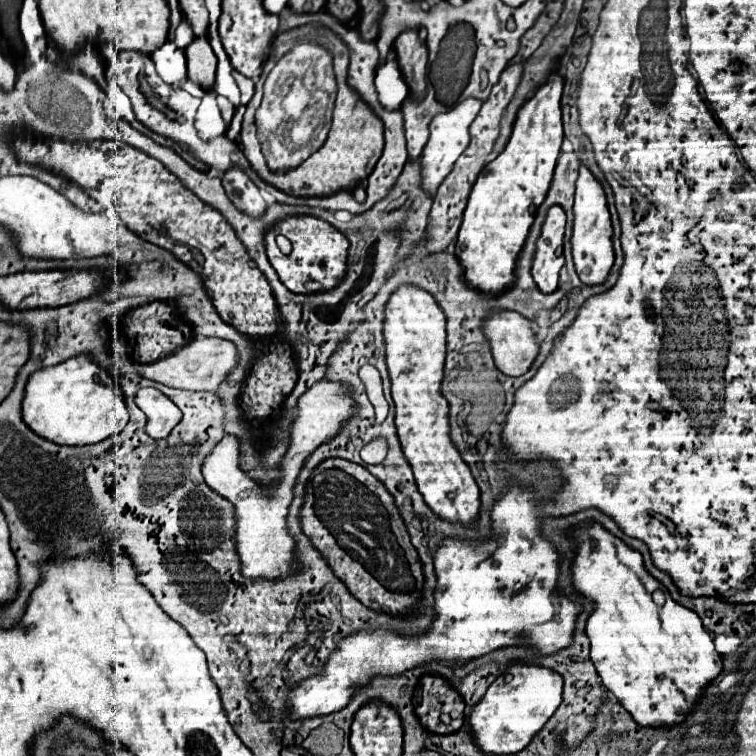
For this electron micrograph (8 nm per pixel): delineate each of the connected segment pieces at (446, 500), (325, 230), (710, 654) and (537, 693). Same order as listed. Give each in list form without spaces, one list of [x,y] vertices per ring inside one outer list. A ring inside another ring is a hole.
[[[400,287],[386,305],[386,363],[396,403],[396,427],[402,453],[414,471],[428,507],[452,523],[472,523],[480,509],[480,491],[470,467],[450,439],[448,401],[440,393],[446,357],[446,319],[438,303],[418,287]]]
[[[300,215],[300,217],[288,217],[280,223],[276,223],[276,229],[268,231],[266,235],[266,251],[272,267],[276,269],[280,281],[294,293],[322,293],[330,291],[336,285],[342,283],[346,277],[346,261],[348,261],[348,239],[340,235],[330,223],[324,223],[322,219]],[[276,235],[284,235],[292,243],[292,253],[284,255],[276,245]]]
[[[594,523],[594,525],[582,525],[582,527],[578,527],[578,529],[574,529],[574,533],[572,533],[572,535],[574,535],[574,541],[576,541],[576,545],[578,545],[578,553],[576,553],[576,559],[574,559],[574,563],[572,563],[572,581],[574,581],[574,587],[576,587],[576,591],[578,591],[578,593],[582,593],[582,595],[584,595],[584,597],[588,597],[588,599],[592,599],[592,601],[594,601],[594,613],[592,613],[592,615],[590,615],[590,619],[588,619],[588,625],[586,625],[586,633],[588,633],[588,639],[590,639],[590,659],[592,659],[592,663],[594,663],[594,667],[596,667],[596,671],[598,671],[598,675],[600,675],[600,679],[602,679],[602,685],[604,685],[604,687],[606,687],[606,689],[608,689],[608,691],[610,691],[610,693],[612,693],[612,695],[614,695],[614,697],[616,697],[616,699],[618,699],[618,701],[620,701],[620,705],[622,705],[622,707],[624,707],[624,709],[626,709],[626,711],[628,711],[628,713],[630,713],[630,715],[632,715],[632,719],[634,719],[634,721],[636,721],[636,723],[638,723],[638,725],[642,725],[642,727],[674,727],[674,725],[680,725],[680,723],[684,723],[684,721],[686,721],[686,717],[688,717],[688,715],[690,715],[690,711],[692,711],[692,709],[694,709],[694,707],[696,707],[696,703],[698,703],[698,701],[700,701],[700,697],[702,697],[702,695],[704,695],[704,689],[706,689],[706,687],[708,687],[708,685],[710,685],[710,683],[712,683],[712,681],[714,681],[714,679],[716,679],[716,677],[718,677],[718,675],[720,675],[720,673],[722,673],[722,657],[720,657],[720,653],[718,653],[718,651],[716,651],[716,649],[714,649],[714,641],[712,641],[712,637],[710,637],[710,635],[708,635],[708,631],[704,631],[704,625],[702,625],[702,623],[700,623],[700,617],[698,617],[698,615],[696,615],[696,613],[694,613],[694,611],[690,611],[690,609],[686,609],[686,607],[682,607],[682,605],[676,605],[676,601],[674,601],[674,599],[672,599],[672,597],[670,597],[670,595],[668,595],[668,591],[666,591],[666,589],[664,589],[664,585],[662,585],[662,583],[658,583],[658,581],[656,581],[656,579],[654,579],[654,577],[650,577],[650,575],[648,575],[648,571],[646,571],[646,569],[644,569],[644,563],[642,563],[642,555],[640,555],[640,553],[638,553],[638,551],[634,551],[634,549],[630,549],[630,547],[628,547],[628,545],[624,545],[624,543],[622,543],[622,541],[620,541],[620,539],[616,539],[616,537],[614,537],[614,535],[612,535],[612,533],[608,533],[608,531],[606,531],[606,529],[602,529],[602,527],[600,527],[600,525],[598,525],[598,523]],[[658,589],[662,589],[662,591],[666,591],[666,603],[664,603],[664,605],[656,605],[656,603],[654,603],[654,601],[652,601],[652,593],[654,593],[654,591],[658,591]]]
[[[514,663],[486,691],[482,701],[468,715],[468,729],[474,745],[486,755],[514,755],[546,725],[562,701],[562,677],[538,665]]]

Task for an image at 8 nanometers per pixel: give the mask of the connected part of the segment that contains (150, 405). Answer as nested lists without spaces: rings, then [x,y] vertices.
[[[154,387],[138,389],[134,401],[146,415],[146,433],[152,439],[168,437],[180,421],[180,409]]]

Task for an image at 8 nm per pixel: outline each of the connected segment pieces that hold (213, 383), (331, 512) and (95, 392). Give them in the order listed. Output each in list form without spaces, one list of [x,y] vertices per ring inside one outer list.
[[[192,337],[190,343],[176,349],[174,353],[158,359],[154,363],[140,365],[138,373],[150,381],[156,381],[156,383],[162,383],[162,385],[174,387],[174,389],[214,391],[224,381],[224,375],[228,375],[228,371],[232,371],[232,367],[236,365],[236,359],[238,359],[238,351],[236,351],[234,343],[228,343],[228,341],[216,339],[216,337]]]
[[[326,459],[320,463],[310,477],[310,487],[306,487],[304,507],[302,507],[302,529],[314,543],[314,547],[324,555],[328,565],[346,583],[348,591],[366,607],[398,615],[420,601],[424,575],[422,563],[418,559],[416,547],[410,543],[406,525],[394,505],[394,497],[388,489],[370,475],[362,465],[344,459]]]
[[[88,355],[34,371],[22,399],[24,423],[42,439],[58,445],[92,445],[118,433],[128,419],[126,403],[108,371],[96,367]]]

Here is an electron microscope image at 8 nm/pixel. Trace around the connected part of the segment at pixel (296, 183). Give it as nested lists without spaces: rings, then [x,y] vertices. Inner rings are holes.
[[[304,25],[298,29],[300,31],[300,41],[312,41],[318,43],[322,47],[326,47],[332,57],[334,57],[334,73],[336,73],[336,81],[338,81],[338,97],[336,97],[336,109],[334,109],[334,121],[332,121],[332,129],[330,135],[326,139],[326,143],[322,145],[322,149],[318,149],[314,155],[308,157],[306,163],[302,163],[296,171],[288,171],[288,175],[272,175],[272,171],[268,171],[268,165],[264,163],[264,155],[260,151],[260,143],[256,137],[256,125],[254,125],[254,111],[258,109],[258,103],[262,99],[262,85],[266,75],[270,73],[270,69],[276,65],[276,61],[288,51],[292,41],[286,41],[282,45],[276,45],[264,65],[264,73],[260,75],[258,83],[256,83],[256,93],[252,97],[252,101],[246,105],[246,113],[242,119],[242,131],[240,131],[240,145],[244,149],[246,159],[250,161],[252,169],[260,175],[262,181],[270,183],[272,187],[290,193],[294,197],[328,197],[334,195],[338,191],[352,191],[358,181],[366,179],[372,171],[374,165],[378,163],[380,155],[382,155],[382,147],[384,147],[384,127],[380,127],[380,119],[376,119],[372,115],[372,111],[368,111],[366,103],[360,103],[360,99],[356,99],[356,95],[352,95],[352,91],[348,91],[348,83],[346,83],[346,73],[348,73],[348,47],[344,47],[344,43],[340,39],[336,39],[336,35],[332,35],[326,27],[312,27],[312,25]]]

